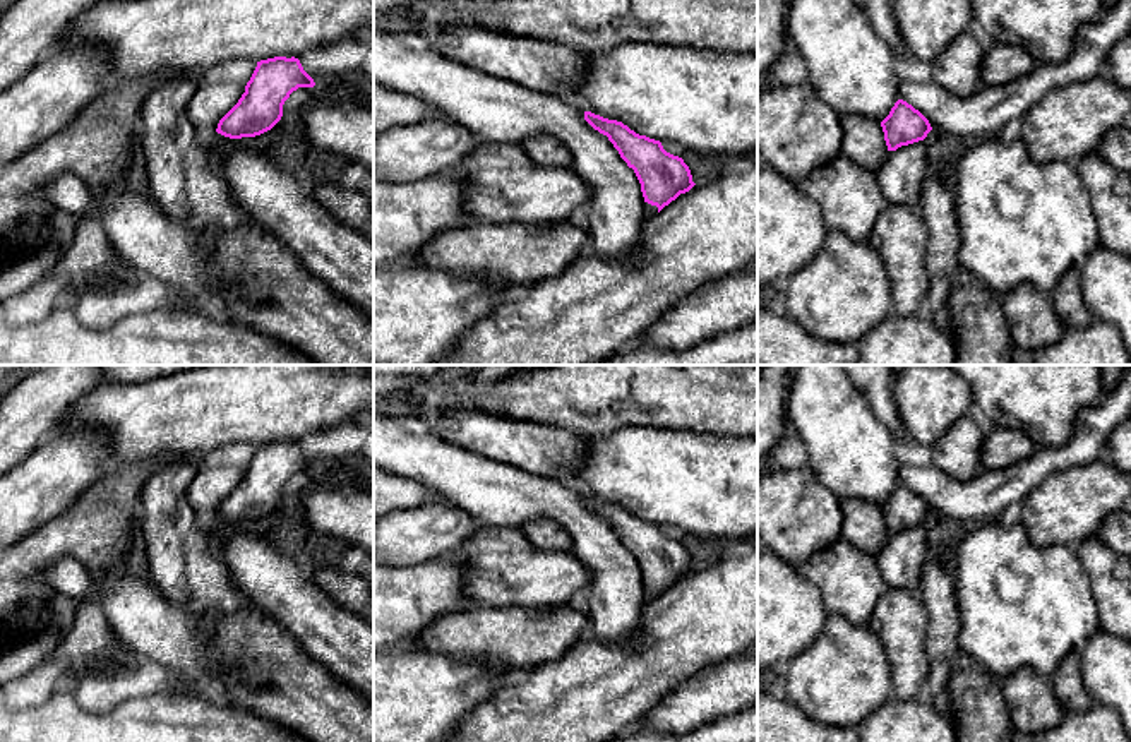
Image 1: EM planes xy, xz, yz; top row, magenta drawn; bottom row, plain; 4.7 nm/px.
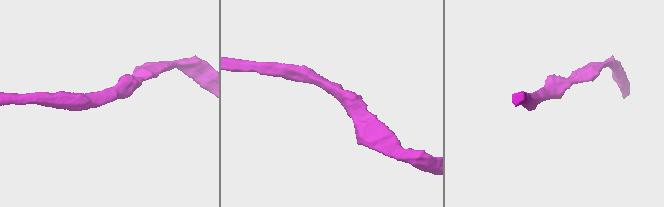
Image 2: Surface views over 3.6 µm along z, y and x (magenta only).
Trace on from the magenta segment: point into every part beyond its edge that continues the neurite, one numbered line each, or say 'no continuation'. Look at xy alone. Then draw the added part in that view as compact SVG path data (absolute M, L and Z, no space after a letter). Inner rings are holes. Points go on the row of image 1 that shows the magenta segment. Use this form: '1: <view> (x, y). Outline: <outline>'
1: xy (211, 101). Outline: M202 82L187 105L187 118L202 137L207 137L216 132L219 120L238 103L243 93L243 84Z

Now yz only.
1: yz (986, 113). Outline: M1116 0L1095 24L1080 27L1073 53L1061 63L1035 63L1025 77L1002 86L982 86L968 98L958 98L934 81L900 82L898 96L919 110L932 129L996 139L1013 118L1023 118L1047 93L1097 77L1102 62L1129 27L1131 0Z

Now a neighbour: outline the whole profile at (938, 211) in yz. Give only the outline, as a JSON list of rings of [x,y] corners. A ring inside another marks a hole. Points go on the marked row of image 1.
[[[929,173],[922,185],[919,211],[927,226],[925,314],[932,315],[948,307],[949,293],[954,288],[954,274],[960,269],[958,252],[961,238],[953,187],[946,185],[939,177]]]

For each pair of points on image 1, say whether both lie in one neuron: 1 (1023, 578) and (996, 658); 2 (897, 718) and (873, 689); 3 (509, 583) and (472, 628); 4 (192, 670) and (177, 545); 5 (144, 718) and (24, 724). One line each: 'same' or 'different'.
1: same
2: different
3: different
4: different
5: same

